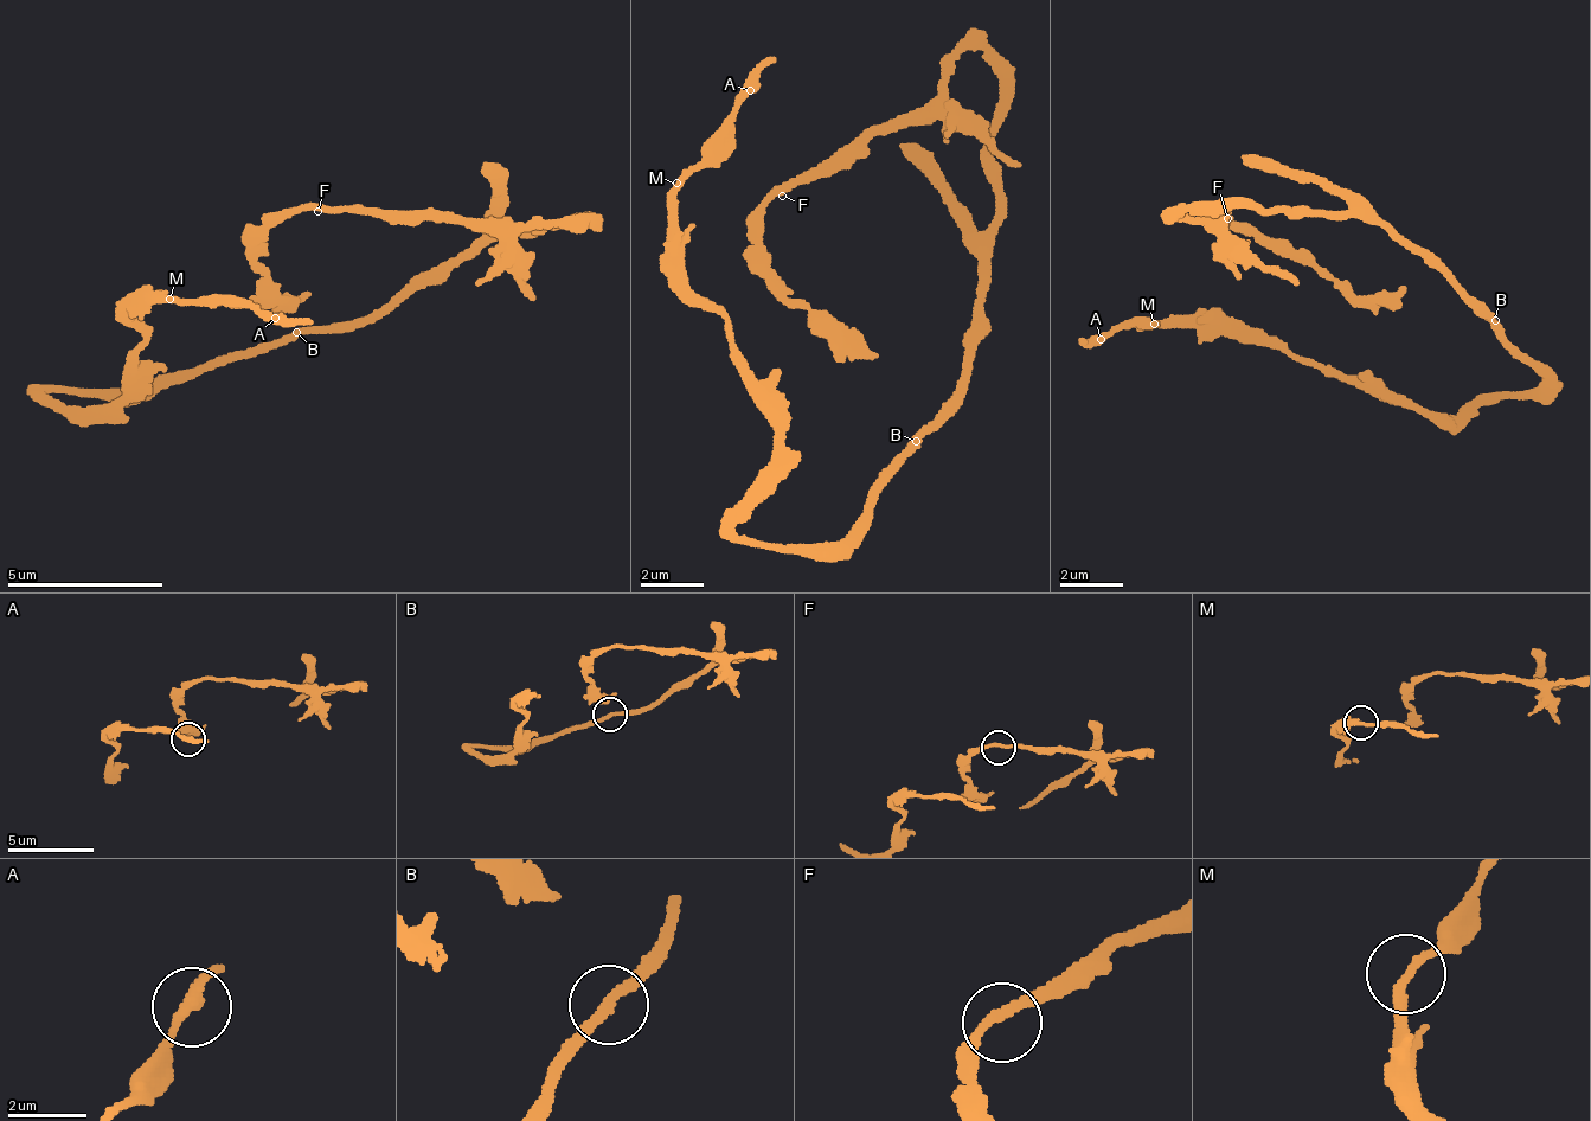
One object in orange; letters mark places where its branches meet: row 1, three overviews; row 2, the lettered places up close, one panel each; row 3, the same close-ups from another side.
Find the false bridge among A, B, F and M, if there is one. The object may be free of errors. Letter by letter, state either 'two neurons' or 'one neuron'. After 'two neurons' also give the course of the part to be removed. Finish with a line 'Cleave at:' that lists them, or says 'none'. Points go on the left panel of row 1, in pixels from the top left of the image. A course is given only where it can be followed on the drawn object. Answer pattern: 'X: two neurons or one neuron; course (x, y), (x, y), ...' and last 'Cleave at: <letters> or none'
A: one neuron
B: one neuron
F: one neuron
M: one neuron
Cleave at: none

